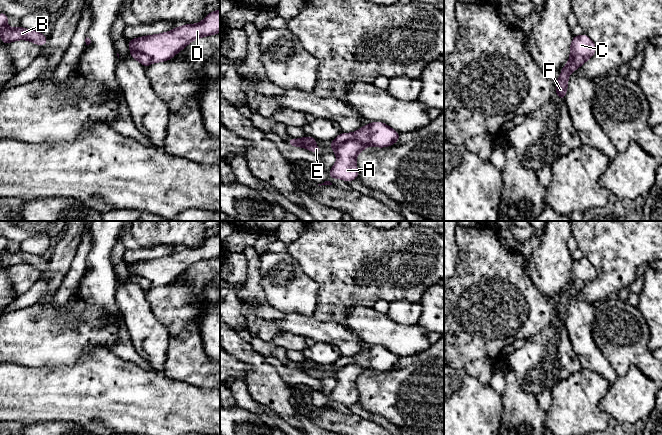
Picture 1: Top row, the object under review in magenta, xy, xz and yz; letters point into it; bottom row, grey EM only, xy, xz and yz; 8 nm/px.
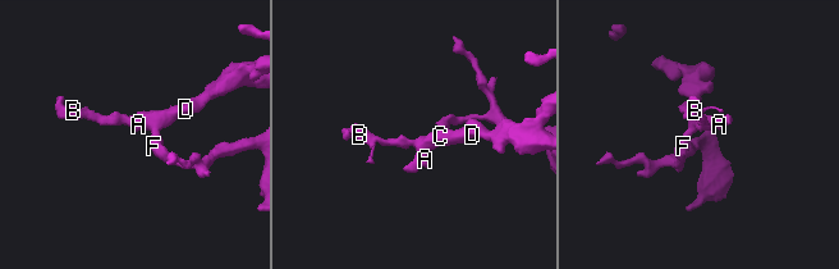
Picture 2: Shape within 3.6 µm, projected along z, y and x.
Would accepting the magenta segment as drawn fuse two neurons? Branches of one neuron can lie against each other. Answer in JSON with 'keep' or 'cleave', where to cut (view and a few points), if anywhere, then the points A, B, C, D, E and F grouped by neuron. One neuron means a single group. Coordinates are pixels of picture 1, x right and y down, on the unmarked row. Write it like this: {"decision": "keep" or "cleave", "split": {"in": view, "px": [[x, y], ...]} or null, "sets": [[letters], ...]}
{"decision": "cleave", "split": {"in": "xz", "px": [[370, 351], [370, 360], [367, 365], [346, 364], [332, 373]]}, "sets": [["A", "C", "D"], ["B", "E", "F"]]}

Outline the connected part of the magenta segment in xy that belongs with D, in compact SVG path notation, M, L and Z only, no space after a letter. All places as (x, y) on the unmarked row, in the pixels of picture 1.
M220 233L210 236L197 248L185 248L173 254L128 264L131 276L147 279L151 287L171 284L192 265L220 256Z

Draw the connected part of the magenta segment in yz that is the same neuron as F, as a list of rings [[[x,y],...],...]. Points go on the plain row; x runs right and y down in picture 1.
[[[576,280],[572,285],[569,285],[562,291],[560,300],[556,304],[556,320],[558,320],[561,324],[565,325],[570,297],[577,294],[588,284],[589,282]]]

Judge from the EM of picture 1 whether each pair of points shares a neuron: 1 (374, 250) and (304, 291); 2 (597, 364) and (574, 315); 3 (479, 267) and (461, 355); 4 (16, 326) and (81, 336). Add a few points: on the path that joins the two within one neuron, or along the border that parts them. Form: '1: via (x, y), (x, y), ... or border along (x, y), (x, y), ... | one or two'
1: border along (301, 266), (317, 285), (316, 308) | two
2: via (588, 352), (581, 340), (579, 327) | one
3: via (479, 289), (479, 316), (476, 320), (475, 333) | one
4: via (32, 336), (65, 336) | one

